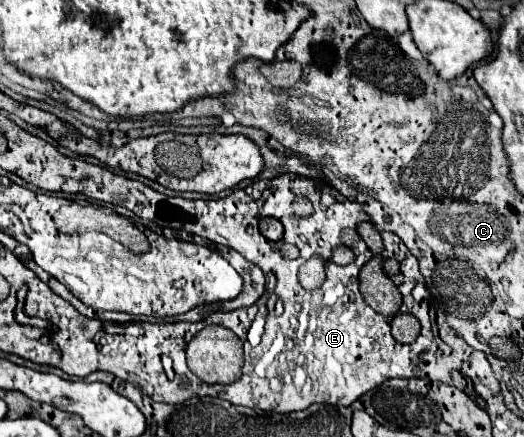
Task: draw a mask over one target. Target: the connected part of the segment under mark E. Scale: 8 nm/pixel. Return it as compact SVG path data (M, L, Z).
M345 293L339 301L335 301L335 305L319 309L319 312L315 309L310 312L309 308L307 317L298 316L302 306L294 299L282 299L282 301L284 312L281 316L267 316L261 343L251 349L251 345L243 340L245 361L242 376L239 381L225 385L222 390L222 399L235 406L263 409L266 413L278 414L303 411L313 403L349 407L361 395L375 389L383 381L397 377L397 341L391 335L393 317L375 313L363 301L361 294Z

